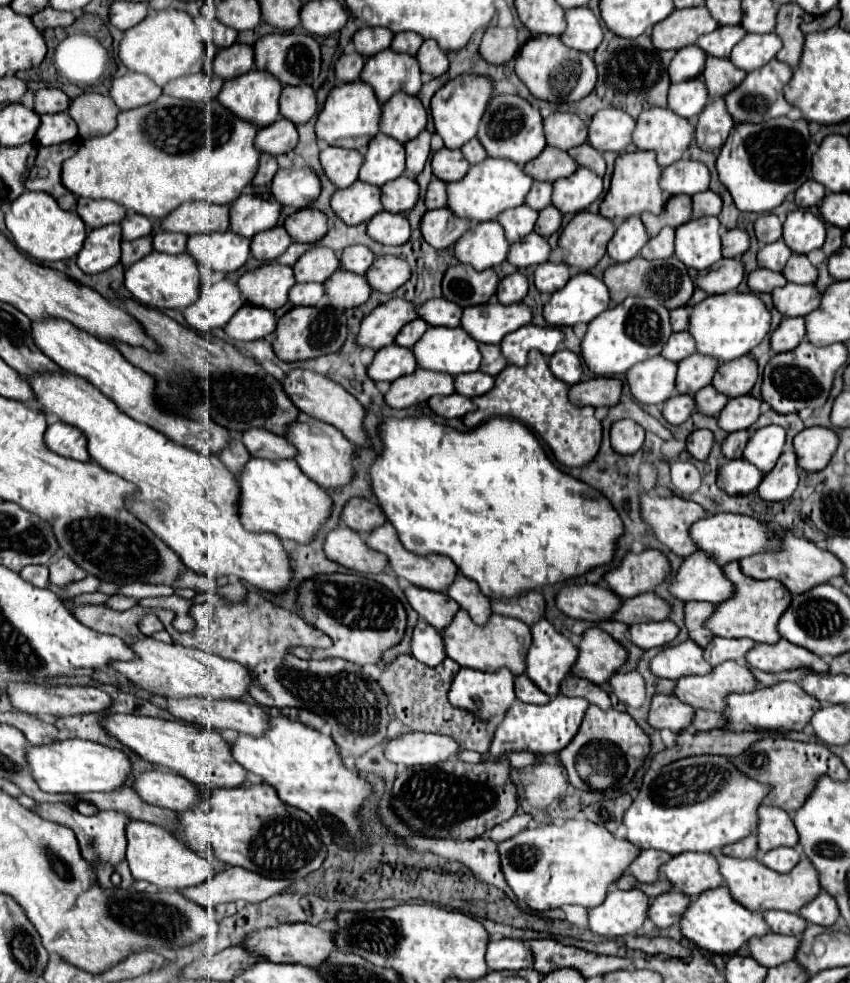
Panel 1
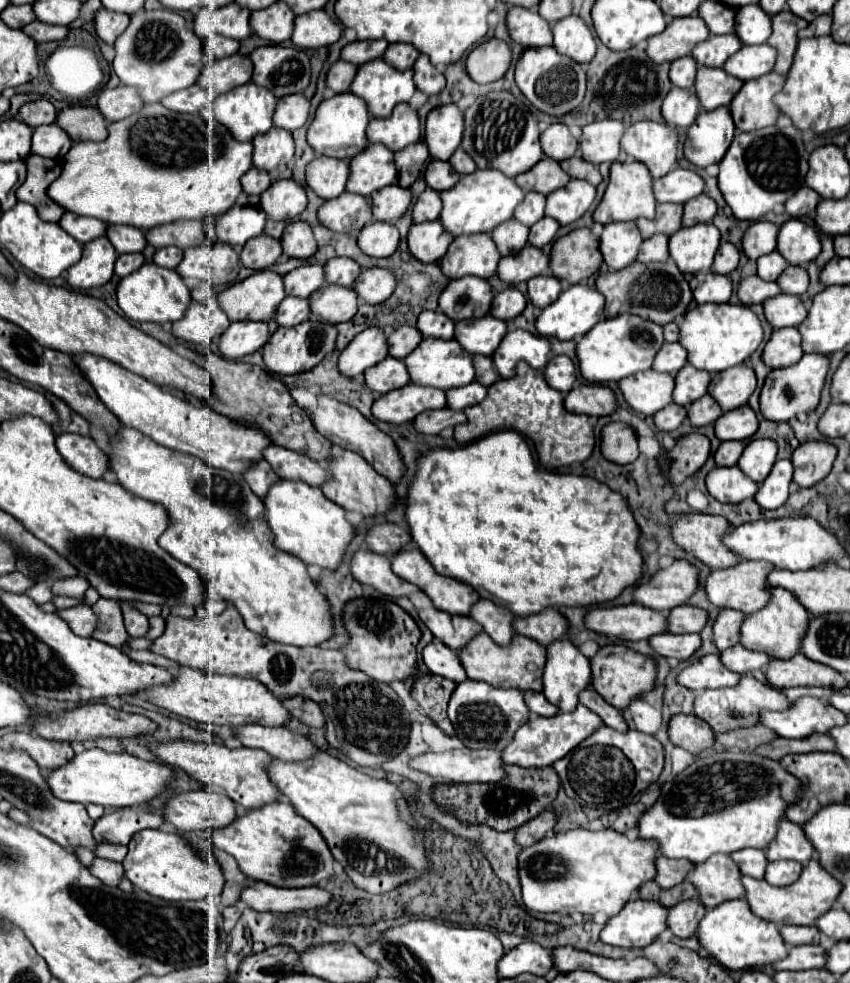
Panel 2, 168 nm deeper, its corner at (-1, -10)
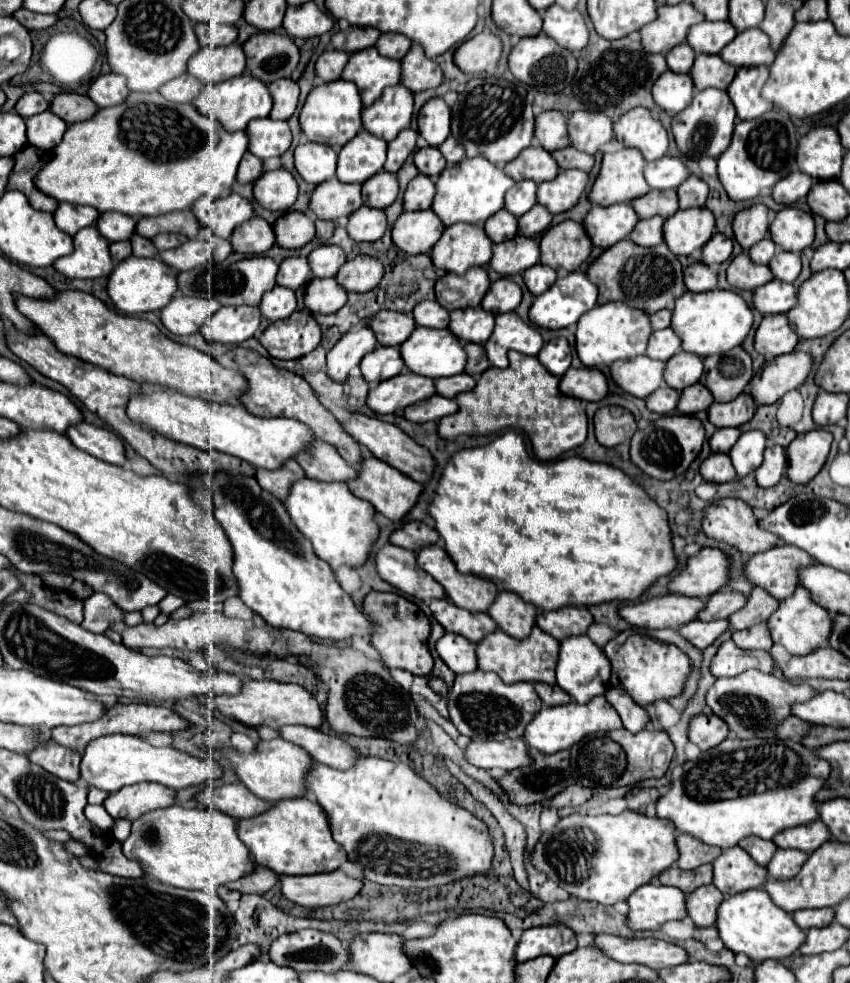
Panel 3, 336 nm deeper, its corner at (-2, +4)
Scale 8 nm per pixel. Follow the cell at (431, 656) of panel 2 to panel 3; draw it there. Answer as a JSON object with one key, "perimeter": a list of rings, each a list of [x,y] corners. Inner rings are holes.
{"perimeter":[[[445,632],[437,640],[437,654],[441,660],[455,672],[455,674],[465,674],[477,670],[477,658],[475,658],[475,644],[469,642],[463,636]]]}

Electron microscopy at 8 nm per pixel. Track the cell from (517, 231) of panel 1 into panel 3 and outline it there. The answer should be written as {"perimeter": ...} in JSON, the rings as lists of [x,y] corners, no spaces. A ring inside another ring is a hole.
{"perimeter":[[[501,210],[485,222],[485,232],[493,242],[511,240],[513,236],[517,236],[517,218],[511,212]]]}

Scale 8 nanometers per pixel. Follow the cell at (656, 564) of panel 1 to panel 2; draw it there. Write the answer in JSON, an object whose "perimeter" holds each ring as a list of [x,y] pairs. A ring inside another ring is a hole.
{"perimeter":[[[676,560],[670,568],[660,570],[648,582],[636,586],[634,600],[652,610],[670,612],[672,608],[686,604],[698,590],[700,570],[686,560]]]}

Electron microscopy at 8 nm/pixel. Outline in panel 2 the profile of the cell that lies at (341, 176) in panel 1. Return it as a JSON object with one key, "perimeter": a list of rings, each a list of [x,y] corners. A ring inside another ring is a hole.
{"perimeter":[[[320,156],[306,166],[306,184],[324,200],[336,198],[344,192],[348,180],[348,162]]]}

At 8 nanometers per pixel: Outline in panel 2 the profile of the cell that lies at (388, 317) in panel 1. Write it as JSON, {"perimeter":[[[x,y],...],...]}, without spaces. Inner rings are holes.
{"perimeter":[[[368,328],[360,332],[340,354],[338,368],[344,376],[356,378],[366,368],[382,362],[388,356],[386,336],[380,328]]]}

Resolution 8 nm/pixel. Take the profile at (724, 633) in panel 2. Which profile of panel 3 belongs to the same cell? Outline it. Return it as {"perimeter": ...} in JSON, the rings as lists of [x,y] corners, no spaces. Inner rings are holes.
{"perimeter":[[[755,586],[751,590],[751,594],[747,596],[745,606],[727,618],[731,630],[745,630],[745,628],[765,622],[773,614],[773,608],[777,608],[777,604],[779,604],[779,600],[771,598],[769,594],[765,594],[765,590]],[[769,608],[771,608],[771,614],[769,614]]]}

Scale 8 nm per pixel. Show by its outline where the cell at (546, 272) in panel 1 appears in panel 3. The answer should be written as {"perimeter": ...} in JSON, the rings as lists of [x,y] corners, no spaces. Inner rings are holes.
{"perimeter":[[[535,264],[533,268],[527,268],[523,272],[523,282],[533,296],[539,296],[541,292],[549,290],[553,286],[555,278],[557,278],[555,270],[545,266],[545,264]]]}

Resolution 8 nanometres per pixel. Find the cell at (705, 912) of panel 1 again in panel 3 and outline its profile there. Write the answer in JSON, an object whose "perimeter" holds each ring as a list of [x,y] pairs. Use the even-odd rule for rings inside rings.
{"perimeter":[[[761,888],[755,890],[745,890],[733,896],[725,896],[721,906],[717,908],[717,922],[715,922],[719,936],[723,944],[731,952],[743,952],[747,954],[753,962],[763,962],[763,960],[783,960],[791,956],[799,944],[805,940],[805,932],[797,928],[793,922],[791,914],[785,910],[777,908],[769,894]]]}

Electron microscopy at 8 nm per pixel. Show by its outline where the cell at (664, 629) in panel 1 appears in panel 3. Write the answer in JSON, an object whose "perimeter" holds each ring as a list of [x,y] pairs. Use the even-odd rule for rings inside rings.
{"perimeter":[[[691,620],[689,624],[679,626],[677,628],[677,634],[681,634],[685,640],[689,640],[695,648],[703,650],[709,644],[713,644],[727,628],[729,628],[729,622],[727,620],[717,620],[717,622]]]}

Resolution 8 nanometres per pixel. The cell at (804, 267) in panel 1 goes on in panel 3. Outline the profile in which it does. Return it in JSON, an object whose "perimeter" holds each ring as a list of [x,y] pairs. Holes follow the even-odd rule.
{"perimeter":[[[777,252],[769,262],[769,268],[775,278],[783,282],[795,282],[801,272],[801,256],[795,252]]]}

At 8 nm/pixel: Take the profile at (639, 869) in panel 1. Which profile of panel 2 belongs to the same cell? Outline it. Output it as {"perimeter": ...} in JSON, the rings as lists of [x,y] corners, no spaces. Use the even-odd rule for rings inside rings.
{"perimeter":[[[658,856],[656,858],[656,868],[658,868],[656,882],[662,888],[672,888],[672,886],[678,886],[678,884],[682,884],[686,880],[688,872],[694,868],[694,862],[684,860],[684,858],[672,860],[672,858],[666,858],[666,856]]]}

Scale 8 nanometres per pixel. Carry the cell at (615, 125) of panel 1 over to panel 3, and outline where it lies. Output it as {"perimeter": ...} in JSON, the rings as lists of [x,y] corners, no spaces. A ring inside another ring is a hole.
{"perimeter":[[[573,112],[569,114],[571,146],[595,154],[613,138],[613,120],[601,112]]]}

